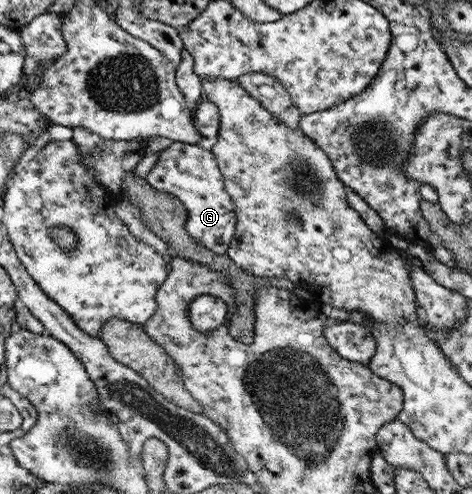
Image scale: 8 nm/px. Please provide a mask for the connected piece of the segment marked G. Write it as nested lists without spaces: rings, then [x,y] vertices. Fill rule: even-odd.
[[[172,142],[158,156],[158,163],[154,169],[150,170],[145,177],[146,182],[154,191],[158,193],[166,193],[176,197],[178,201],[182,201],[185,209],[189,210],[189,222],[187,230],[197,244],[205,246],[208,250],[214,251],[214,254],[224,254],[229,250],[231,242],[236,238],[237,213],[233,200],[230,199],[229,192],[225,190],[224,176],[221,174],[220,168],[217,166],[216,156],[207,146],[184,142]]]

